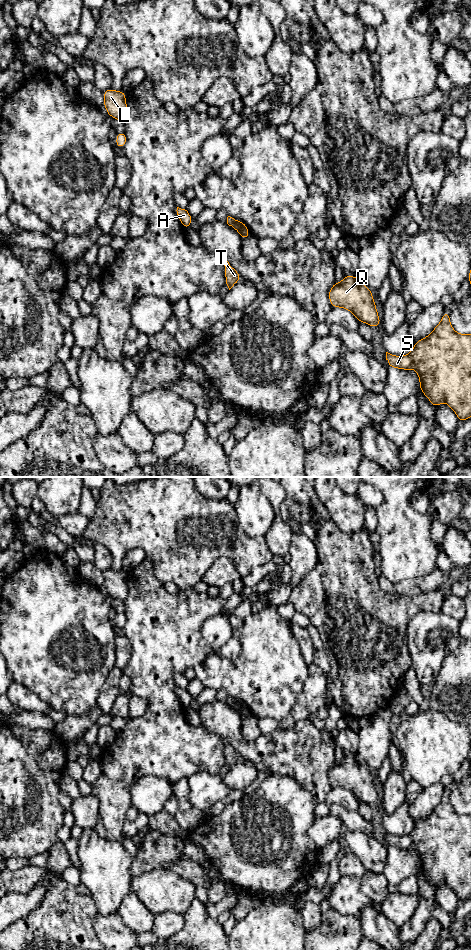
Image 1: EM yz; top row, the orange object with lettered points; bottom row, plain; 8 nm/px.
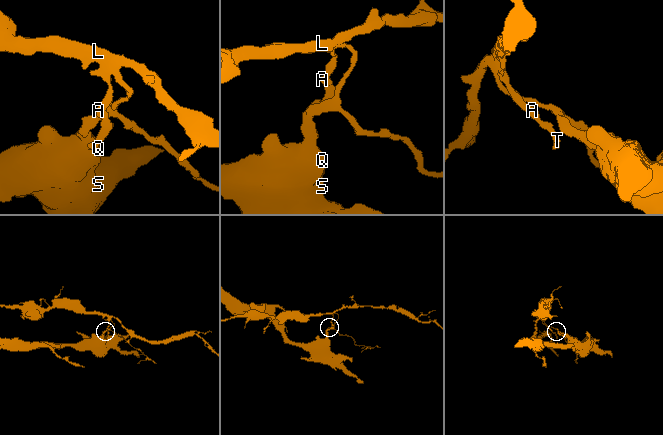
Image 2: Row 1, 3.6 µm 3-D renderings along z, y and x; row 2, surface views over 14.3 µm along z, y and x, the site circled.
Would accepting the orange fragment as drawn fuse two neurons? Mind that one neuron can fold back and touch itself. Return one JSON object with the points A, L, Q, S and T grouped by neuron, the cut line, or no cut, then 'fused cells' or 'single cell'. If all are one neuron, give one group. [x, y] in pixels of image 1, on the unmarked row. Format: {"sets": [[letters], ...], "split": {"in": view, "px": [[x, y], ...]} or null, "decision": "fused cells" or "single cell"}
{"sets": [["A", "L", "T"], ["Q", "S"]], "split": {"in": "yz", "px": [[247, 708], [239, 708], [237, 710]]}, "decision": "fused cells"}

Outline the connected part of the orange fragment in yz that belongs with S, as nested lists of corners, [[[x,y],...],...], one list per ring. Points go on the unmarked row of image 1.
[[[444,791],[441,802],[425,818],[414,823],[407,835],[386,832],[389,848],[414,849],[419,856],[420,870],[438,888],[442,881],[455,892],[458,901],[471,897],[471,814],[457,813],[450,802],[450,792]]]

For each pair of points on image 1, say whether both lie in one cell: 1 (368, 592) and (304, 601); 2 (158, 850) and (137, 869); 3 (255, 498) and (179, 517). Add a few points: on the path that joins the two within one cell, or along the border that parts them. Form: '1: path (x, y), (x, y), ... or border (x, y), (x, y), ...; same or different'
1: path (352, 589), (327, 589), (323, 587), (320, 590); same
2: path (153, 854), (142, 864); same
3: border (233, 504), (236, 510), (237, 523), (240, 527); different

